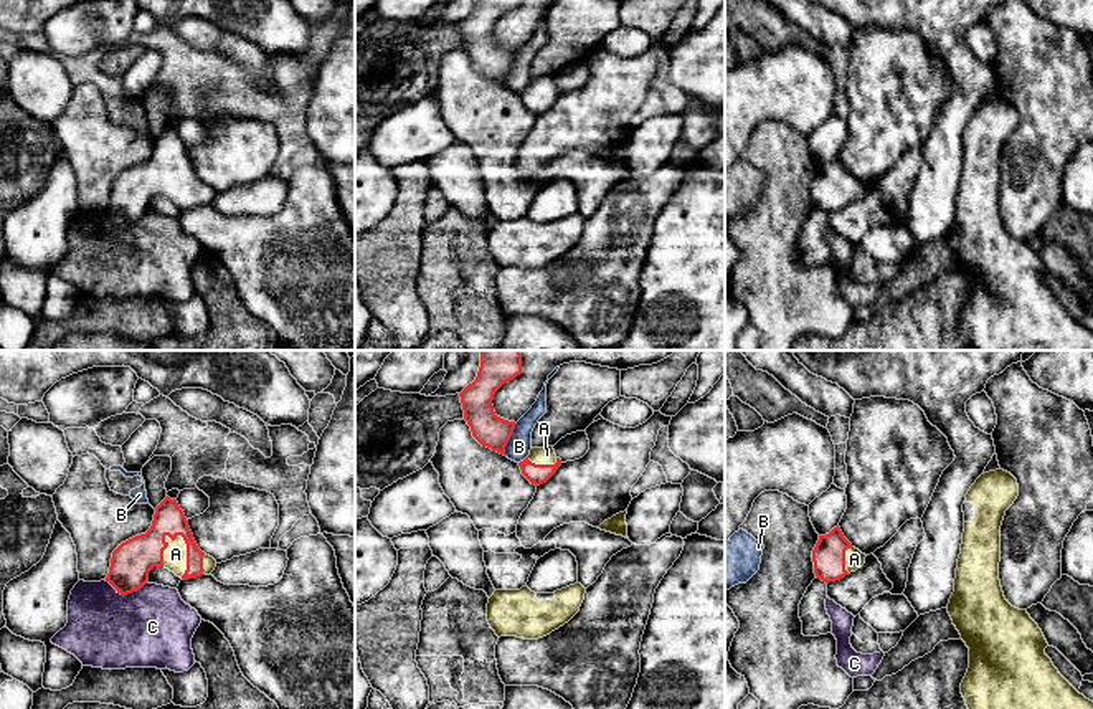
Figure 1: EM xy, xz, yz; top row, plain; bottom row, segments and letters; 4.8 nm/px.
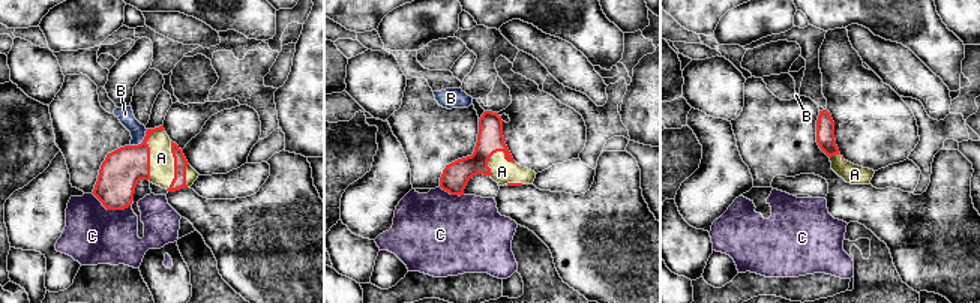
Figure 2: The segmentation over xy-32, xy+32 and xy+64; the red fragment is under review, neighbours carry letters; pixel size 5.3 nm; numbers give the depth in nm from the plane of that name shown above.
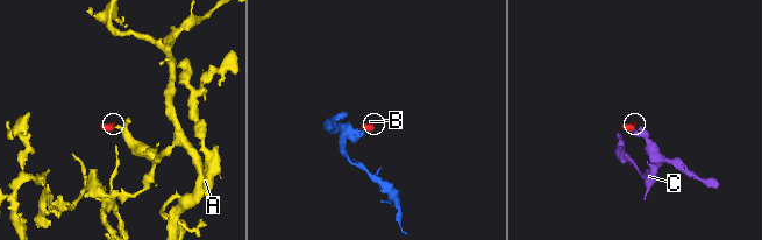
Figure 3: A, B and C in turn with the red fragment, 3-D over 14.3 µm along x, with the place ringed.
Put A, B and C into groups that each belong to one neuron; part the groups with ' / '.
A / B / C

